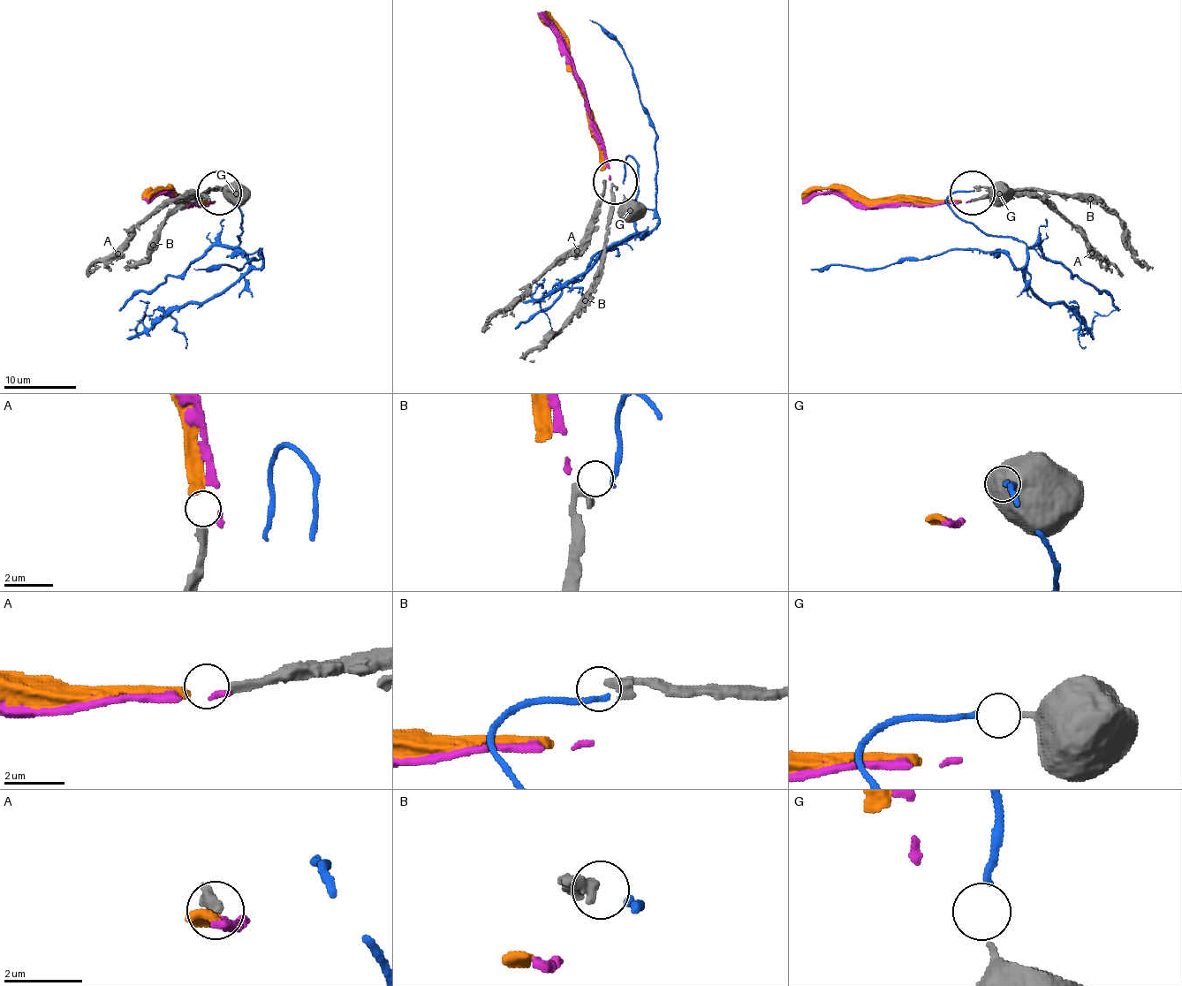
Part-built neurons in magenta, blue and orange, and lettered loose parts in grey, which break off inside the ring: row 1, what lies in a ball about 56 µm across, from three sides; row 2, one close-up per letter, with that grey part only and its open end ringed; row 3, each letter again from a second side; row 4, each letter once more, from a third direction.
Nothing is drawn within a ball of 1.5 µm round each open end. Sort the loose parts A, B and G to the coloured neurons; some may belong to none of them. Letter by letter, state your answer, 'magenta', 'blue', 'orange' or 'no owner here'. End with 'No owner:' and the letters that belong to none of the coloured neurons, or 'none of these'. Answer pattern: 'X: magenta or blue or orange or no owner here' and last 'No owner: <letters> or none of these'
A: orange
B: no owner here
G: blue
No owner: B

